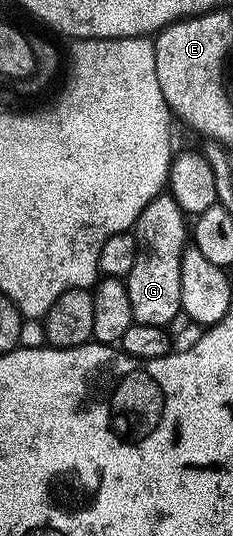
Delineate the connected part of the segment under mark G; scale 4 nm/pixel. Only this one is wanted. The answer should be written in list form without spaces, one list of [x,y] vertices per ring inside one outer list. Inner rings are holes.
[[[167,191],[153,198],[145,207],[145,211],[141,211],[141,215],[135,220],[133,232],[135,241],[139,244],[137,263],[125,279],[131,320],[134,324],[167,327],[175,316],[180,316],[182,303],[179,259],[185,248],[184,242],[189,237],[188,226],[187,229],[183,226],[183,220],[183,210]]]

